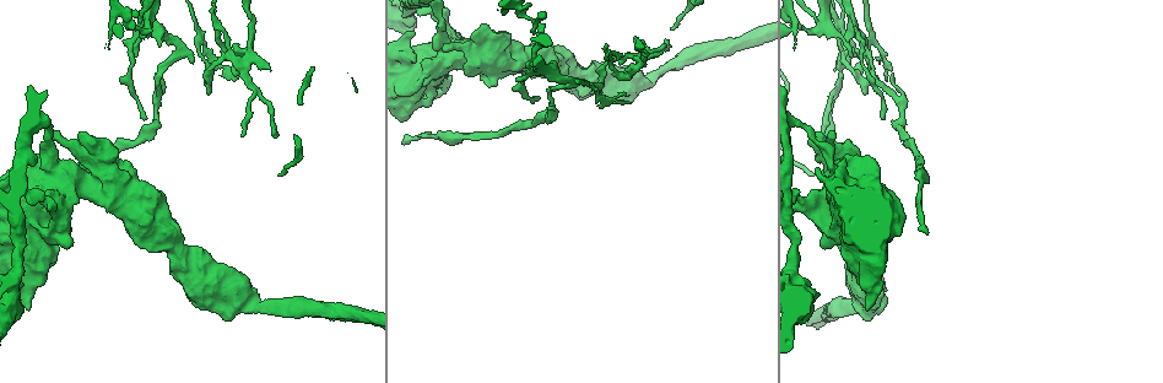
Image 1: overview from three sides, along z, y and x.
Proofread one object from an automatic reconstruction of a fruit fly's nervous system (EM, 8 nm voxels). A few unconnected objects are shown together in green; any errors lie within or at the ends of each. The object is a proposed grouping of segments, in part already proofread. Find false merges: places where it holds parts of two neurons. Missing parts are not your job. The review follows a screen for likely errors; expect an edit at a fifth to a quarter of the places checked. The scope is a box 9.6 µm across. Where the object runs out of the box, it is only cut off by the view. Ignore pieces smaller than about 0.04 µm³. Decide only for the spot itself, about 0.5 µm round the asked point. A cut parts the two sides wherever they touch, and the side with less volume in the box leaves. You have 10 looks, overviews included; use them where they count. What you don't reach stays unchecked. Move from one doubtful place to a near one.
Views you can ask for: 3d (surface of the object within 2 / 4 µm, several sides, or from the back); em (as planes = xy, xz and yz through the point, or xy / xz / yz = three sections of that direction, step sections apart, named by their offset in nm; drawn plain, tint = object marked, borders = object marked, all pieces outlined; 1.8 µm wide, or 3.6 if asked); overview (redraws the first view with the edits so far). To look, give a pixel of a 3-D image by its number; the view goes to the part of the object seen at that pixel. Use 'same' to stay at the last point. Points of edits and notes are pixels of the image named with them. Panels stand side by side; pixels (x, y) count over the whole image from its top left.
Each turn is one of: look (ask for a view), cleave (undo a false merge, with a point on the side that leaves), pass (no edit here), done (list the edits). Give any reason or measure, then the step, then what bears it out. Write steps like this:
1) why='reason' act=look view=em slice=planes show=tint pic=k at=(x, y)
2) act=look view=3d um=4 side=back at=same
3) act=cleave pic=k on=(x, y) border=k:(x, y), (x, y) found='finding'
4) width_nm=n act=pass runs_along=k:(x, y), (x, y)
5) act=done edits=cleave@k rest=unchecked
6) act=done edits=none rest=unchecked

why='sharp bend' act=look view=em um=3.6 slice=yz step=16 show=tint pic=1 at=(137, 212)

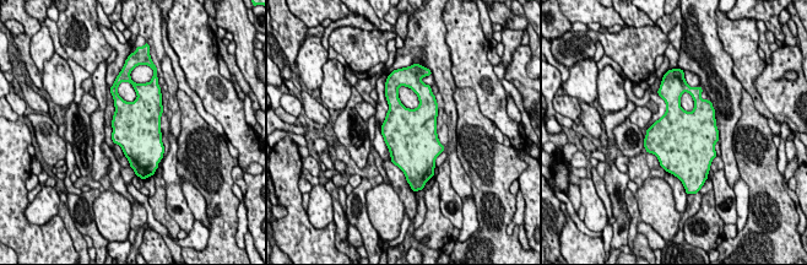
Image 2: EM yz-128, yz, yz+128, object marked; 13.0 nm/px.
act=look view=em um=3.6 slice=xy step=16 show=tint at=same

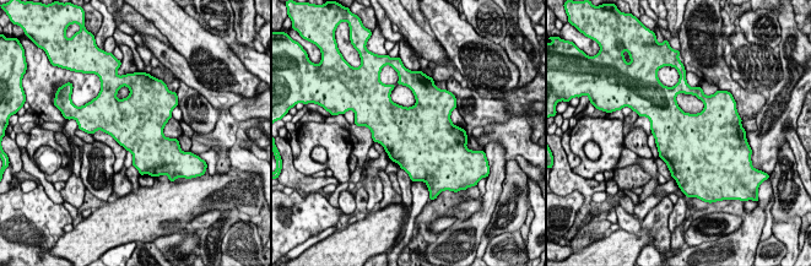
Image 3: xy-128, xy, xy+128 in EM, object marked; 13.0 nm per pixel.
width_nm=650 act=pass found='one neuron here'

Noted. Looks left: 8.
why='closes a loop' act=look view=em slice=planes show=tint pic=1 at=(801, 125)

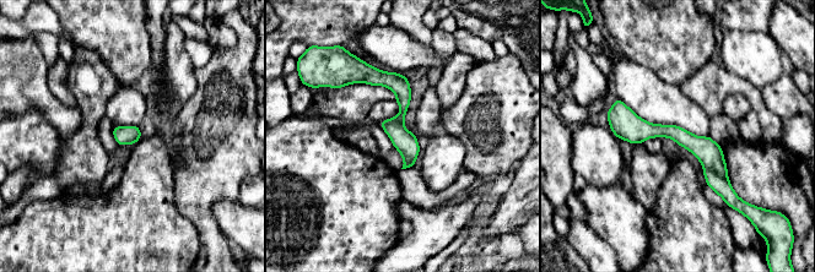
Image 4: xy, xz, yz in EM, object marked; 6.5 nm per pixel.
act=cleave pic=4 on=(710, 153) border=4:(703, 168), (712, 169), (727, 178) found='two neurons meet here'

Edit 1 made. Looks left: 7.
why='side arm on a straight run' act=look view=em slice=planes show=tint pic=1 at=(620, 61)

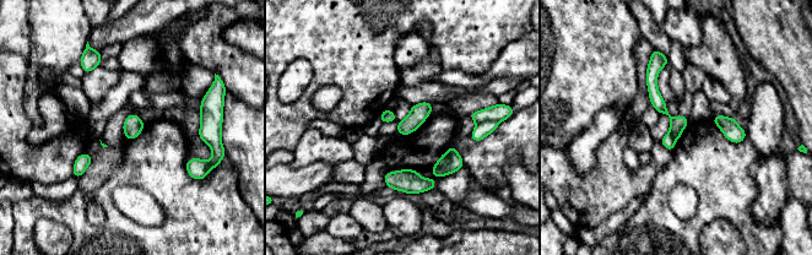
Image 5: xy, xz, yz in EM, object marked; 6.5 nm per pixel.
width_nm=110 act=cleave pic=5 on=(677, 124) border=5:(669, 133), (675, 140) found='two neurons meet here'

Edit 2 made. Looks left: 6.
act=done edits=cleave@4,cleave@5 rest=unchecked

